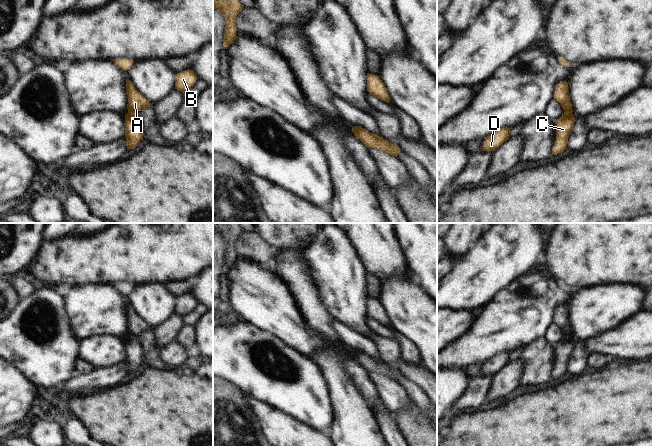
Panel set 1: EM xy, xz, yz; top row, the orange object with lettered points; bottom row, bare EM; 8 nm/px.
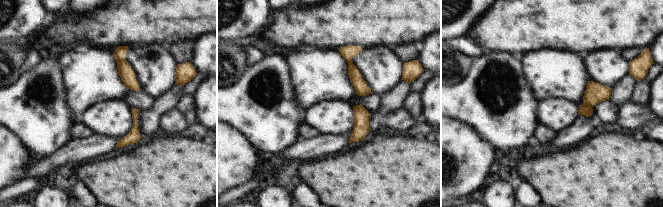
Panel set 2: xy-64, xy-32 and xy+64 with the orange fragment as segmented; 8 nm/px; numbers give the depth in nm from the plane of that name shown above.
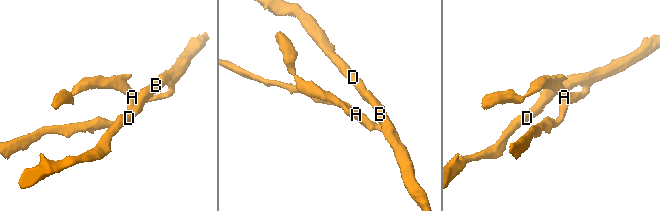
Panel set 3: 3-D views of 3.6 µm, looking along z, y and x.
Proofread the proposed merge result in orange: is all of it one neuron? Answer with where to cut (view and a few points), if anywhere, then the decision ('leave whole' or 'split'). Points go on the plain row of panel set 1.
xy (128, 335), (135, 337) | split

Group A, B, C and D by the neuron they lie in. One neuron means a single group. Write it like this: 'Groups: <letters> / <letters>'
Groups: A B D / C.

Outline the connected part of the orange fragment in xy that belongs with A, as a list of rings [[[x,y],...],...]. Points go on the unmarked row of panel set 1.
[[[129,303],[126,304],[126,318],[128,322],[128,336],[137,337],[143,332],[153,331],[152,328],[134,311]]]

